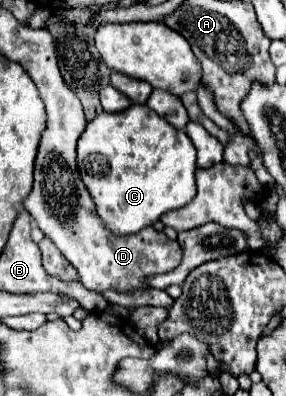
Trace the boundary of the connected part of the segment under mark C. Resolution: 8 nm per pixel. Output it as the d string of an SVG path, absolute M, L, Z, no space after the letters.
M106 86L104 90L100 90L100 104L106 112L98 114L92 122L88 122L86 130L78 138L76 146L78 172L88 188L88 194L94 202L96 214L102 220L102 224L116 236L136 234L142 228L148 228L154 222L158 222L162 214L186 206L196 196L196 180L194 180L196 152L184 130L172 128L172 124L166 124L166 120L162 120L162 116L158 116L148 106L138 104L130 106L130 100L116 88Z

